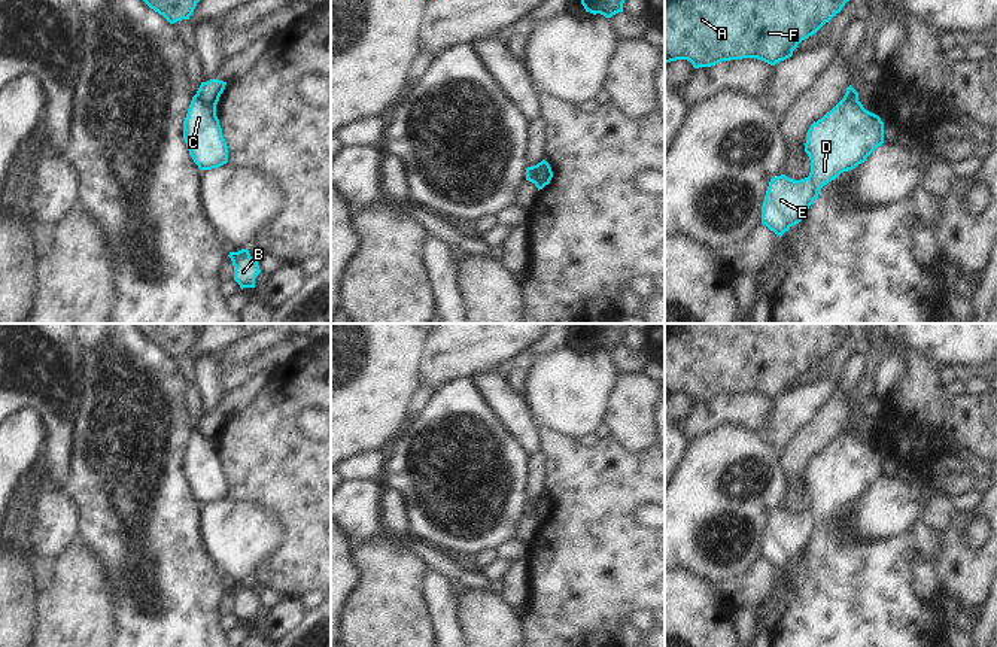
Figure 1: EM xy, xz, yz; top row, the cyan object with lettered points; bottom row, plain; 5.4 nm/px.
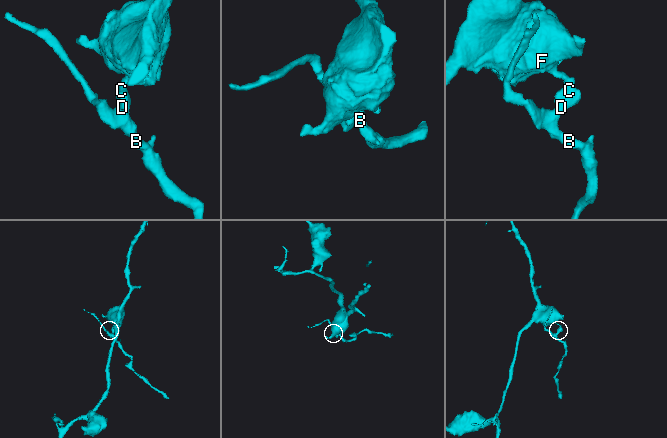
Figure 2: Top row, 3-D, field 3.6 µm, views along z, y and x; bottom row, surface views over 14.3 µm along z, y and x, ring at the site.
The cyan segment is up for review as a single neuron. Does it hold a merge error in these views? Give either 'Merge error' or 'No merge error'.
Merge error.

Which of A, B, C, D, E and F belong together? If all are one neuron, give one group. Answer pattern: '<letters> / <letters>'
A F / B C D E

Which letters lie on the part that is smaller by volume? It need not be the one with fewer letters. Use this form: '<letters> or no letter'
B, C, D, E.

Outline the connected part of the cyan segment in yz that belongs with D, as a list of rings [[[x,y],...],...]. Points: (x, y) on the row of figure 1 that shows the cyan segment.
[[[842,98],[806,133],[808,177],[772,177],[762,206],[762,224],[782,237],[799,224],[818,191],[841,173],[855,168],[884,143],[884,122],[860,101]]]

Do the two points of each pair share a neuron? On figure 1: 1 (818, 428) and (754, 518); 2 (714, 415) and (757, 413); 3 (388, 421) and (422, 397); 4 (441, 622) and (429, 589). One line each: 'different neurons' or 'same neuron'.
1: different neurons
2: same neuron
3: different neurons
4: same neuron

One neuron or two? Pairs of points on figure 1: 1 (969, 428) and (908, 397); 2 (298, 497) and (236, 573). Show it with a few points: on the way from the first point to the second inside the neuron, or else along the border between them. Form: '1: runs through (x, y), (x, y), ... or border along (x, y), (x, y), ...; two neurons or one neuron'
1: runs through (954, 422), (930, 419), (923, 412); one neuron
2: border along (248, 503), (267, 507), (282, 528), (270, 555); two neurons

